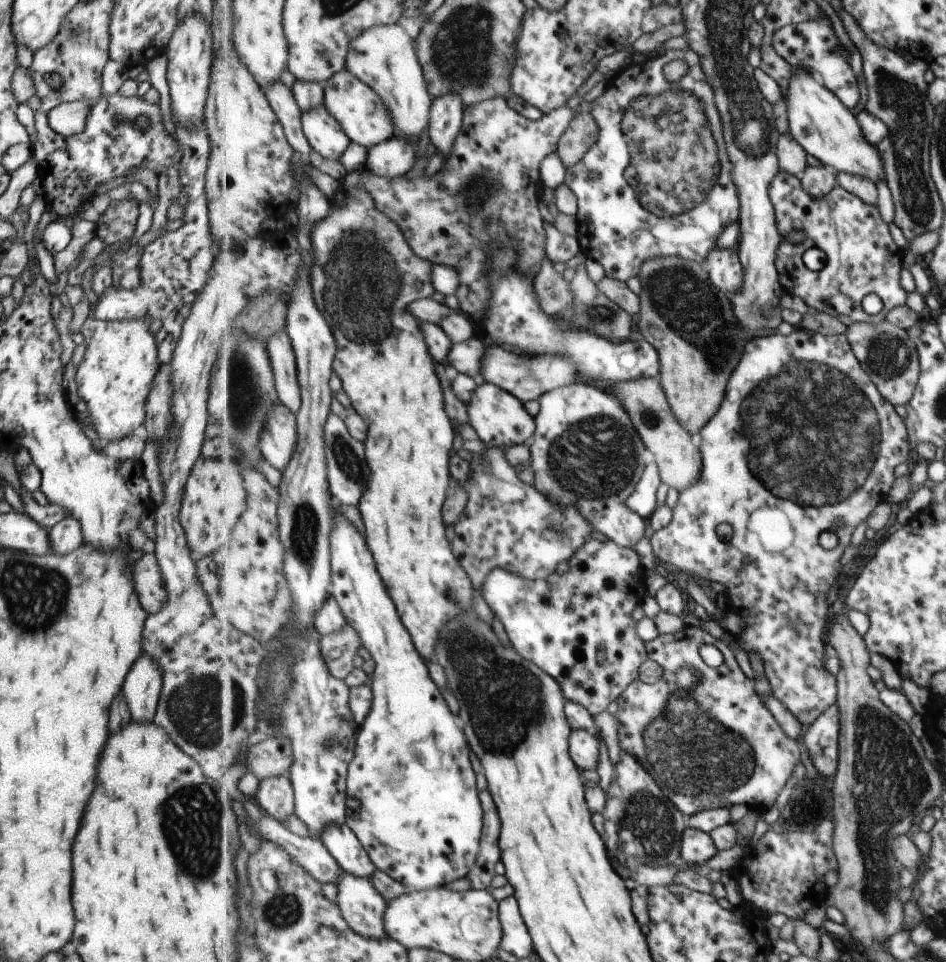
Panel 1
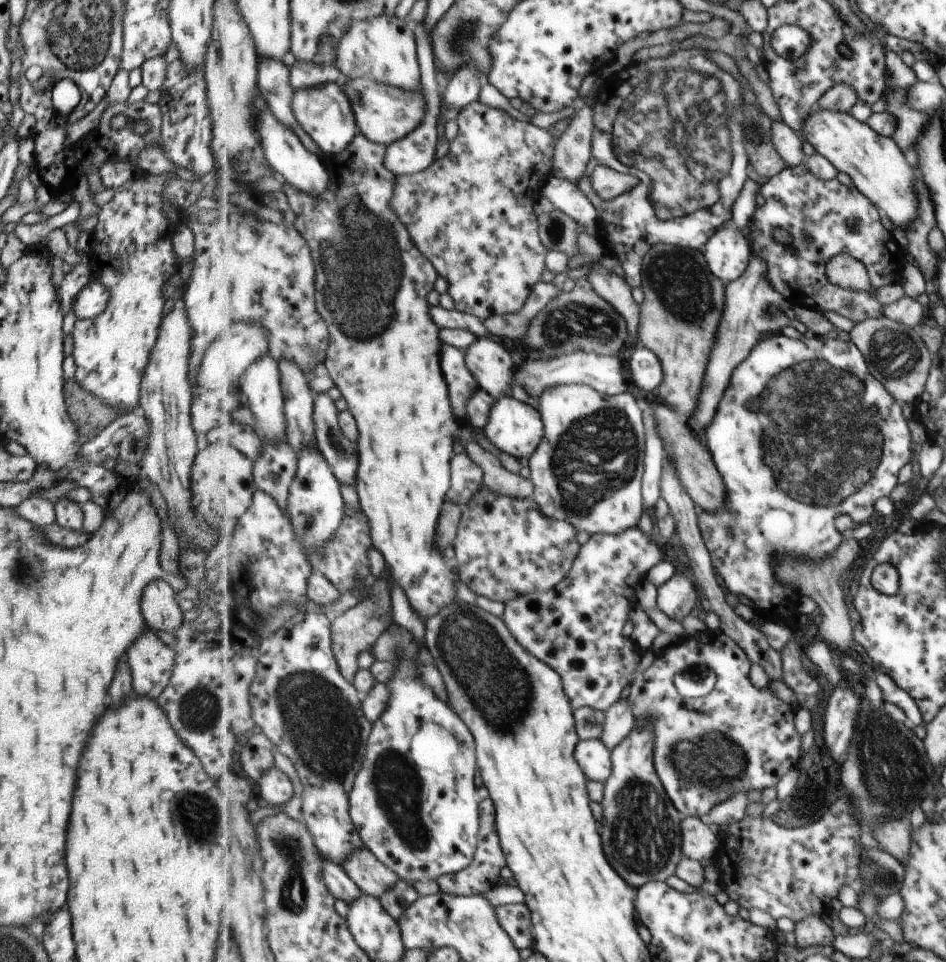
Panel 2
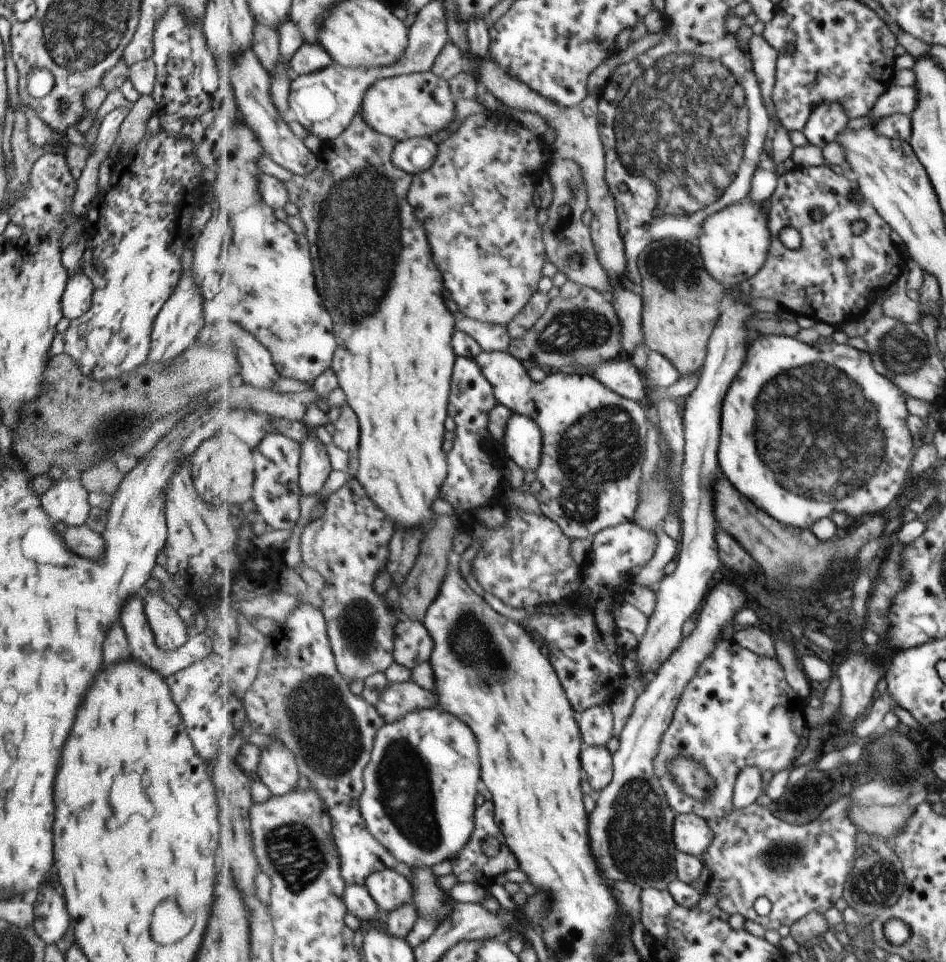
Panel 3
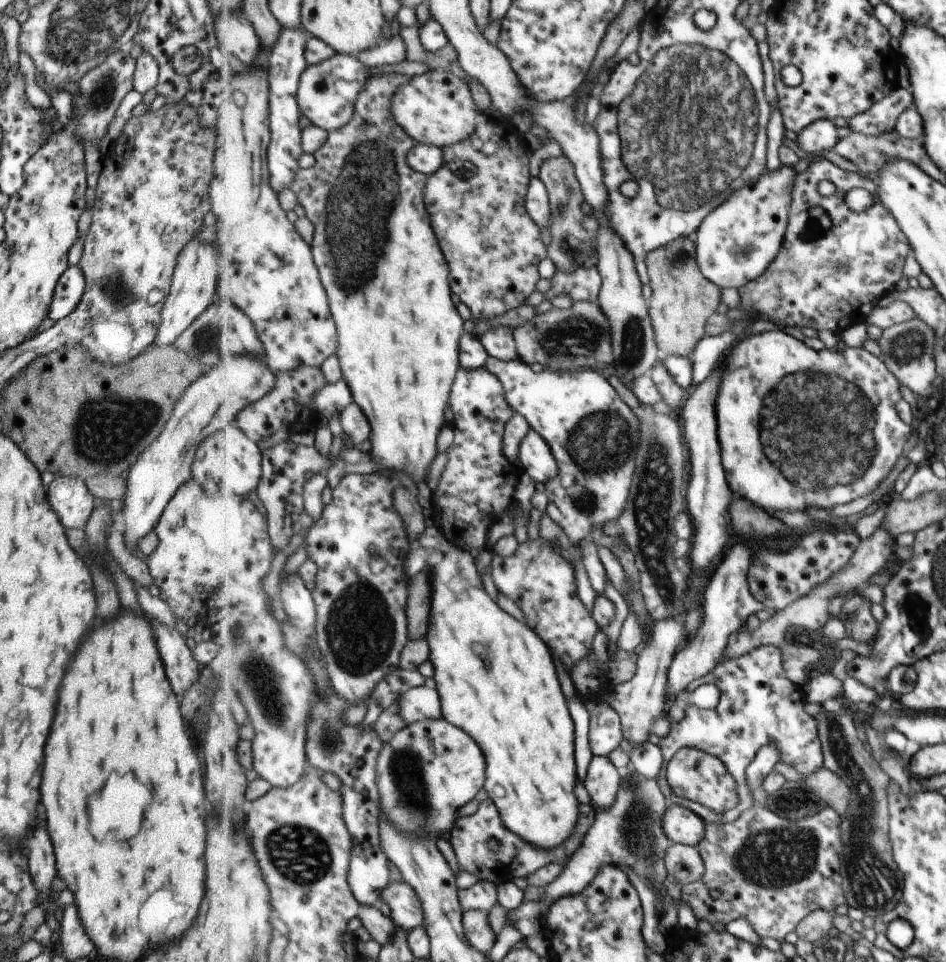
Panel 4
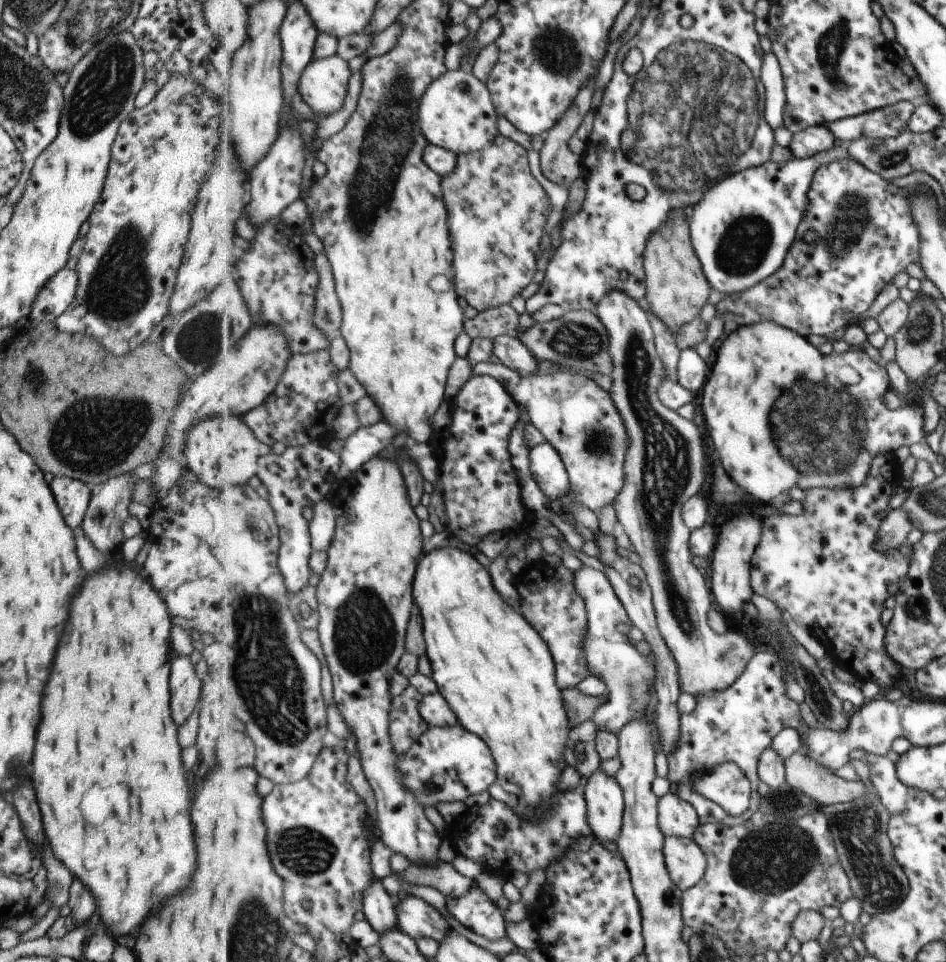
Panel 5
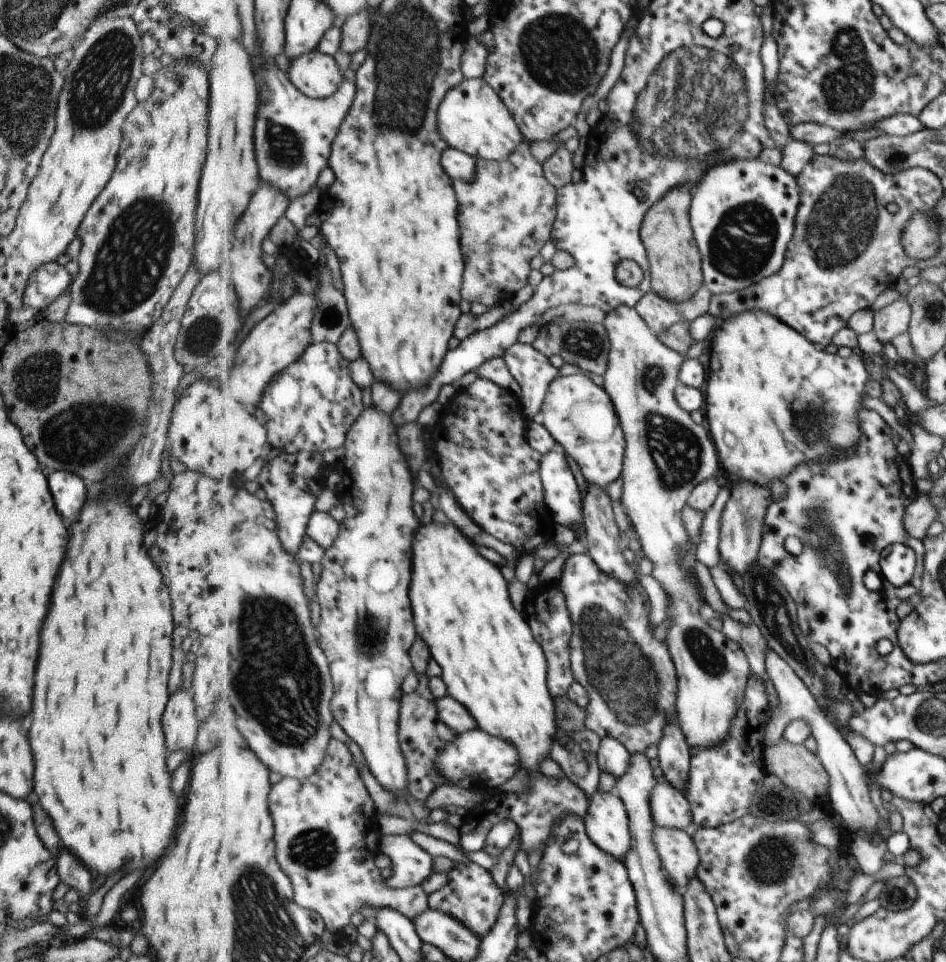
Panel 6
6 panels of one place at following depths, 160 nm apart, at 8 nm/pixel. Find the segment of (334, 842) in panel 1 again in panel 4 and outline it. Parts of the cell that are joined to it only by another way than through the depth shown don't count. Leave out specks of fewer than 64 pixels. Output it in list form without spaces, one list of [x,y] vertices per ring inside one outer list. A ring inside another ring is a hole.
[[[391,882],[383,890],[381,900],[389,906],[391,918],[397,926],[409,932],[424,926],[423,905],[417,892],[407,882]]]

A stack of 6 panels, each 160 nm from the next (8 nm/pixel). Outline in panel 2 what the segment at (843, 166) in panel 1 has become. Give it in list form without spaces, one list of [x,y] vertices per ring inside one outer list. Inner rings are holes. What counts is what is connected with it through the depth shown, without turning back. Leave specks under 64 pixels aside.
[[[815,107],[805,125],[806,139],[815,147],[817,153],[825,155],[841,173],[847,173],[857,187],[881,211],[885,221],[904,232],[918,220],[918,198],[914,183],[916,174],[914,165],[908,156],[902,154],[900,148],[891,137],[879,134],[868,122],[859,122],[848,113],[824,110]]]

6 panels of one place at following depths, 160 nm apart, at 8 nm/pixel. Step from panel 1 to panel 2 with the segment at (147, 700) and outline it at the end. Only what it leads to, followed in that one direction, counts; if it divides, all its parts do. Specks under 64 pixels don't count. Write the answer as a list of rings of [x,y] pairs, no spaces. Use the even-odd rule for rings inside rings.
[[[147,628],[127,648],[127,662],[133,678],[133,692],[154,700],[168,683],[174,650]]]

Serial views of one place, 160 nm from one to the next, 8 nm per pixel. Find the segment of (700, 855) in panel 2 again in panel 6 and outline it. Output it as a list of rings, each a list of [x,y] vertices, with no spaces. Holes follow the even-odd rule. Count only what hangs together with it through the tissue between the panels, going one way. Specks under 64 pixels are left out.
[[[671,783],[656,784],[650,794],[654,822],[659,827],[690,830],[694,816],[689,800],[683,791]]]

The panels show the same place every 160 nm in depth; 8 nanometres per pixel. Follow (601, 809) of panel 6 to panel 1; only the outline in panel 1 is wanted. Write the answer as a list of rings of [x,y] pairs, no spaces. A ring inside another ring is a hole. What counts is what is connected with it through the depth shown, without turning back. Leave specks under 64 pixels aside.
[[[573,729],[570,738],[572,759],[581,770],[593,771],[599,766],[601,746],[596,734],[585,729]]]

